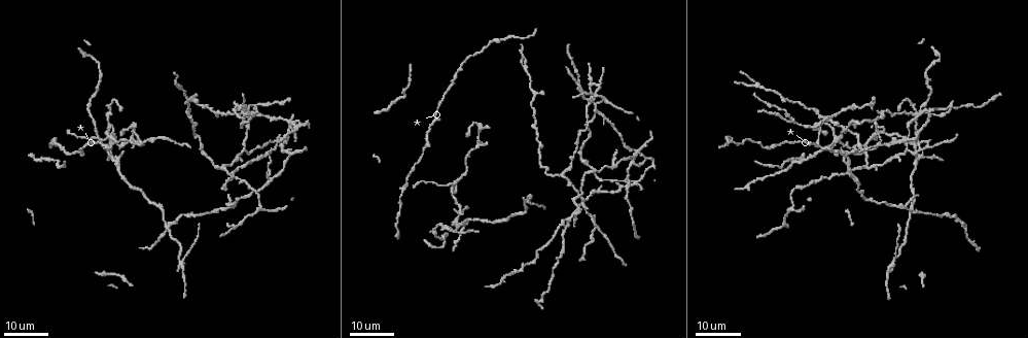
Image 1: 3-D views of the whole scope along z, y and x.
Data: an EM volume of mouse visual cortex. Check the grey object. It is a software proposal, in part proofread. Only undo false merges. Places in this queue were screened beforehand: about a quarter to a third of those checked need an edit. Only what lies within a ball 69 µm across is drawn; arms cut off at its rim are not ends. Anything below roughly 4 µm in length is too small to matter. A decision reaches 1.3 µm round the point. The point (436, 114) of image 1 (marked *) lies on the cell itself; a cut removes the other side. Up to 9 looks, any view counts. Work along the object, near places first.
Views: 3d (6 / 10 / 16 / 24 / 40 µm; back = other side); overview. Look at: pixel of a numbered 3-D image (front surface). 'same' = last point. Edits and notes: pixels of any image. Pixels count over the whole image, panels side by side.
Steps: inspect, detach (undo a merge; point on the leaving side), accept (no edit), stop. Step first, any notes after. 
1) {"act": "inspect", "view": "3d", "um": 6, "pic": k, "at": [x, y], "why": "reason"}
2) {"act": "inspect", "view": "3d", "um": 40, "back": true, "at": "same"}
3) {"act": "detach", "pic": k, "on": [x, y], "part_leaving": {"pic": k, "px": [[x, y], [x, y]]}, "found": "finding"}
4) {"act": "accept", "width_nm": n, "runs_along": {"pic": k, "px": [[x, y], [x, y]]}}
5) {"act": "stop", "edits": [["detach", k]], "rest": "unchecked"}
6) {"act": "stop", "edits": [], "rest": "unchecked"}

{"act": "inspect", "view": "3d", "um": 16, "pic": 1, "at": [533, 92], "why": "calibre changes"}

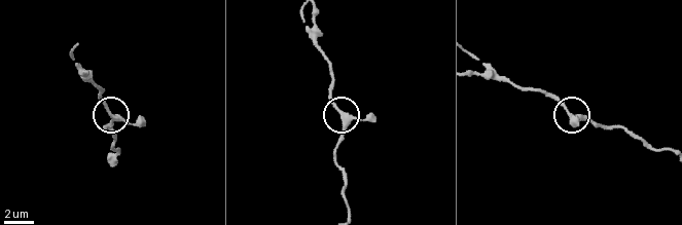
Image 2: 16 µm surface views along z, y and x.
{"act": "inspect", "view": "3d", "um": 10, "pic": 2, "at": [339, 111], "why": "closer look"}

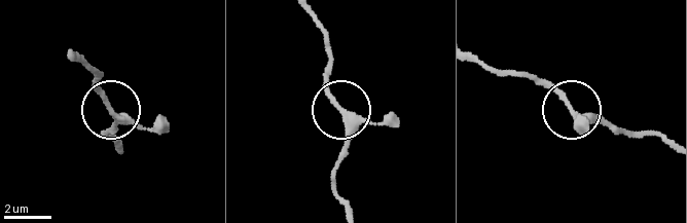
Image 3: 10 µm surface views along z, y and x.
{"act": "inspect", "view": "3d", "um": 6, "pic": 3, "at": [114, 112], "why": "zoom in"}

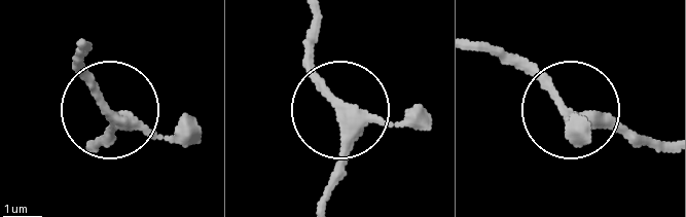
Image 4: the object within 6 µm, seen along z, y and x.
{"act": "accept", "runs_along": {"pic": 4, "px": [[324, 201], [344, 121], [308, 46]]}, "found": "one cell here"}

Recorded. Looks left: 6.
{"act": "inspect", "view": "3d", "um": 16, "pic": 1, "at": [855, 181], "why": "two arms in line, one across"}

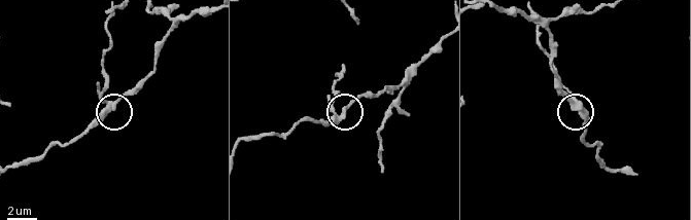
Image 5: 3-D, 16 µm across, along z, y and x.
{"act": "inspect", "view": "3d", "um": 6, "pic": 5, "at": [575, 107]}

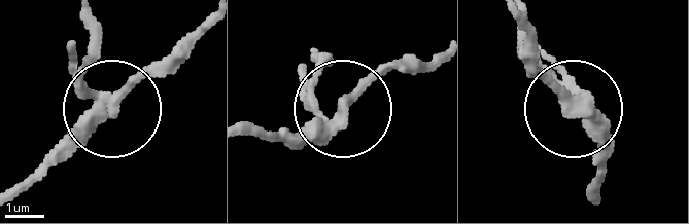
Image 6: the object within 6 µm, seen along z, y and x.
{"act": "detach", "pic": 6, "on": [90, 62], "side_arm_um": 33, "arms": 3, "found": "a second cell is stuck on"}

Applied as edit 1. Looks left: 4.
{"act": "inspect", "view": "overview"}

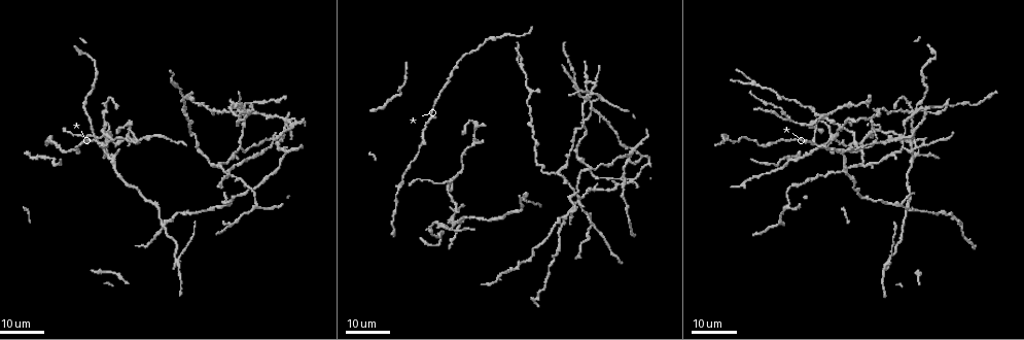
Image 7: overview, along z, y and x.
{"act": "inspect", "view": "3d", "um": 24, "pic": 7, "at": [871, 117], "why": "arms part here"}

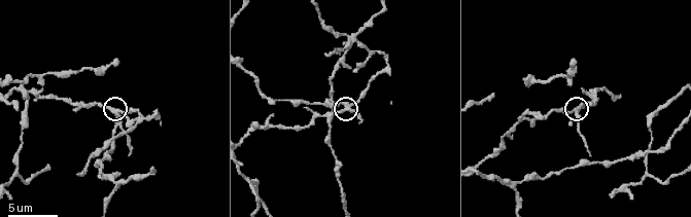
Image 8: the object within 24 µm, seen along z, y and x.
{"act": "inspect", "view": "3d", "um": 10, "pic": 8, "at": [577, 110]}

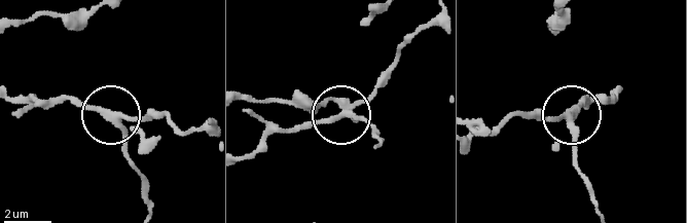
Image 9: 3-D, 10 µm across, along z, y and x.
{"act": "accept", "width_nm": 240, "found": "all the same cell"}

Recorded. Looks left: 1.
{"act": "stop", "edits": [["detach", 6]], "rest": "unchecked"}

